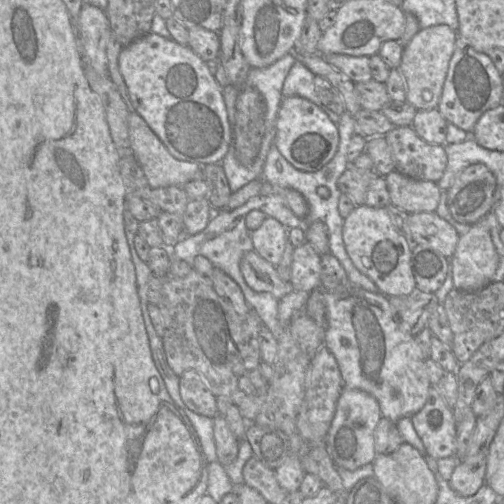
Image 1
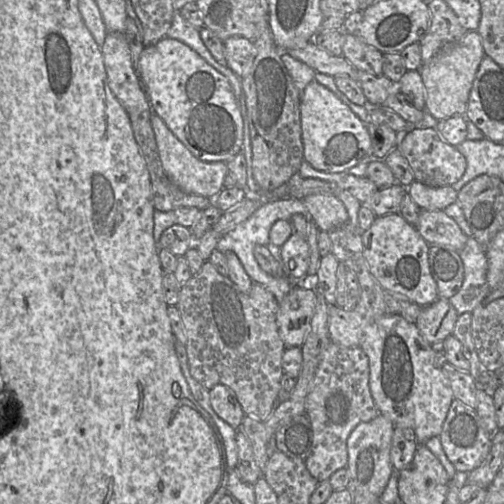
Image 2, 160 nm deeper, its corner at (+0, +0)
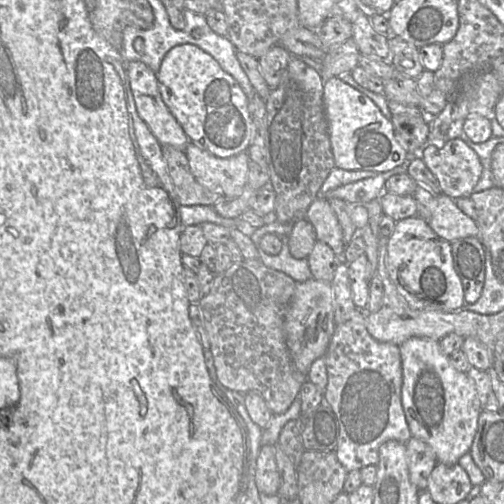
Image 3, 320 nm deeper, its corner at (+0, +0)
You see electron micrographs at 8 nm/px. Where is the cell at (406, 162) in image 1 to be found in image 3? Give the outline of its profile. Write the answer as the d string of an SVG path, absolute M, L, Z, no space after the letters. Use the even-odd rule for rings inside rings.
M462 138L424 147L415 157L420 157L439 182L441 193L456 200L470 197L481 178L483 166L477 153Z

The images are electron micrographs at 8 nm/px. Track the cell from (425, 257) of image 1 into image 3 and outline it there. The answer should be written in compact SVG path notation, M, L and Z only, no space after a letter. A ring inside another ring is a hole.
M469 236L451 242L455 271L461 279L466 303L476 302L485 281L486 255L481 236Z

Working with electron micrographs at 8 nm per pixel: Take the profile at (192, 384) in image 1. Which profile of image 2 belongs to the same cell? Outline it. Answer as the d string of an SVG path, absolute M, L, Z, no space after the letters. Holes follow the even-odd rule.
M224 385L209 388L209 402L212 411L234 428L239 427L246 415L236 395Z

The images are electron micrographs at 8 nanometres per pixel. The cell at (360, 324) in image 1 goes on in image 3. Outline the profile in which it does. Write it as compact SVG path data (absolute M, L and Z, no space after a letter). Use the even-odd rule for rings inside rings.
M412 337L404 341L403 343L401 343L399 345L399 349L400 349L402 373L403 373L401 402L412 436L428 444L430 448L433 450L433 452L436 454L439 462L442 462L444 464L458 464L458 460L460 459L460 457L468 453L471 448L474 436L477 431L478 418L481 411L483 410L473 381L471 380L470 377L468 377L466 373L458 371L456 368L454 368L451 365L448 357L441 350L439 342L435 339L430 339L425 337Z

